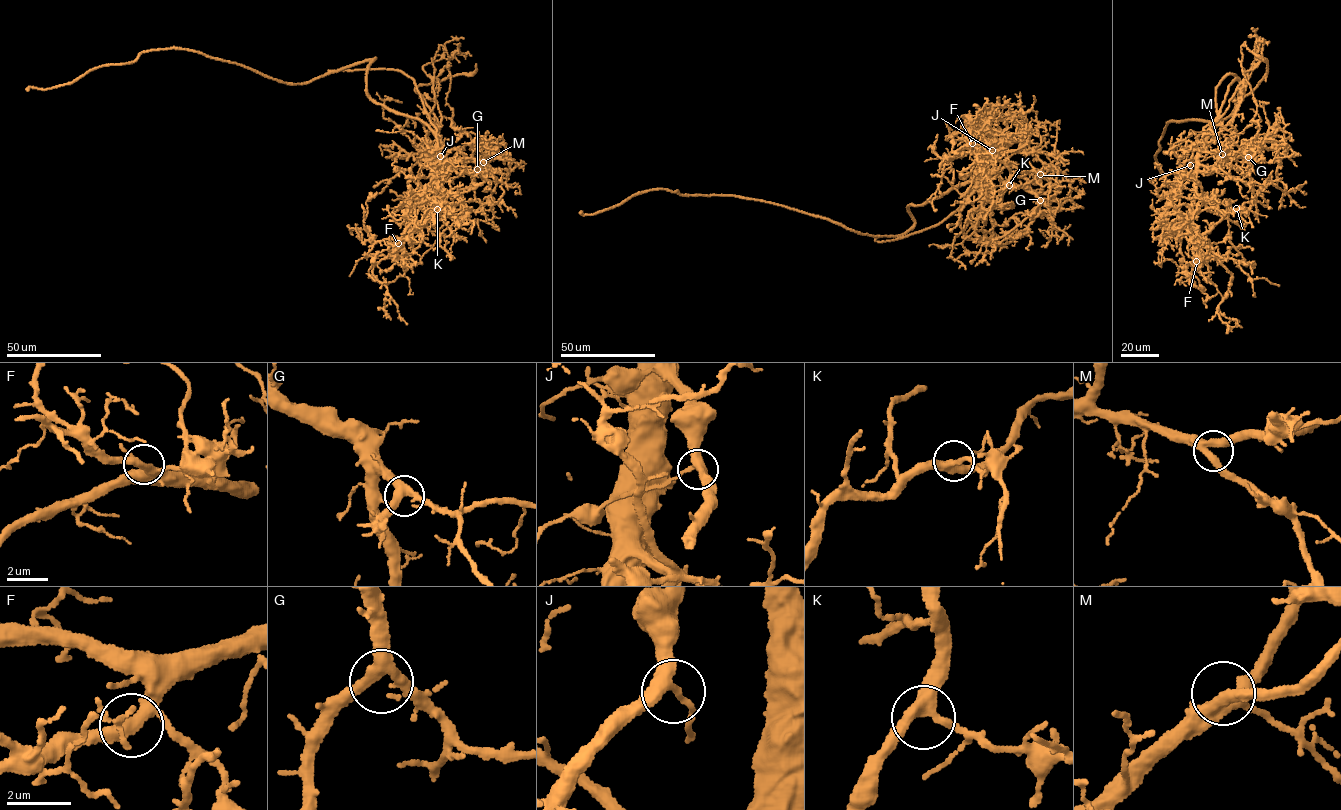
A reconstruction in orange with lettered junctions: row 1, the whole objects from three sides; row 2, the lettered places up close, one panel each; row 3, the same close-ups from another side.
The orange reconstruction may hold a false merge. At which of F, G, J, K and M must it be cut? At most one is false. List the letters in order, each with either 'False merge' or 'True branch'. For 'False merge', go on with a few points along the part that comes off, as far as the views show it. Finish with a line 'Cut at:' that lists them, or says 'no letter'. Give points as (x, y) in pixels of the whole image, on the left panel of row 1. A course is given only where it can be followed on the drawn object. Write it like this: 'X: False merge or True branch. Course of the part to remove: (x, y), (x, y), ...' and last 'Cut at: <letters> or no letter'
F: True branch
G: True branch
J: True branch
K: True branch
M: True branch
Cut at: no letter

